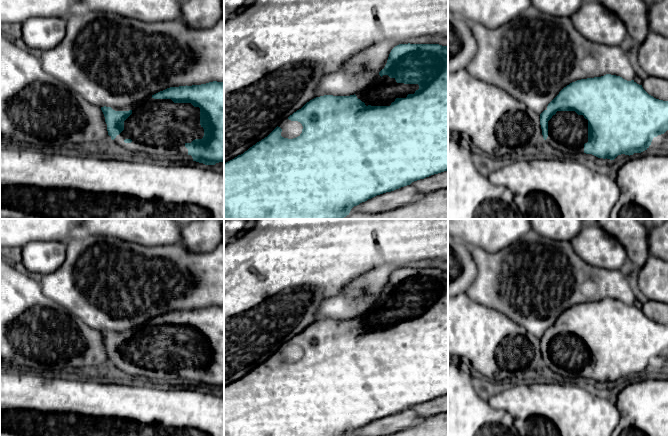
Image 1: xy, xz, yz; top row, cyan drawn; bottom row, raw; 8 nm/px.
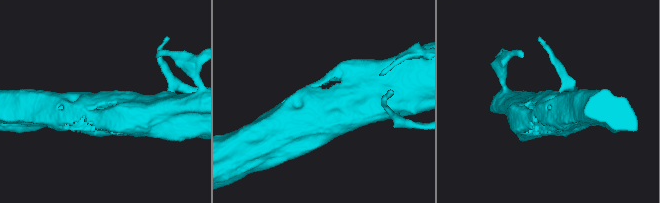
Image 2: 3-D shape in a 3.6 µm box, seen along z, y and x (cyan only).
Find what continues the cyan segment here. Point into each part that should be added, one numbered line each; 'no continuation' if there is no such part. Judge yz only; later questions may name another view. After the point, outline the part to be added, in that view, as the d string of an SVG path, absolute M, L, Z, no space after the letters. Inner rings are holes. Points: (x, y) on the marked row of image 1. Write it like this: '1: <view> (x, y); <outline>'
1: yz (567, 131); M557 111L548 121L545 141L566 154L584 153L584 144L588 142L588 120L575 111Z

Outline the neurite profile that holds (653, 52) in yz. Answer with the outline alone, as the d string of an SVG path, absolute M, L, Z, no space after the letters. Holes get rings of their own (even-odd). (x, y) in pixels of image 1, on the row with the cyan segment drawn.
M649 31L646 39L638 45L638 64L648 76L668 80L668 38Z

